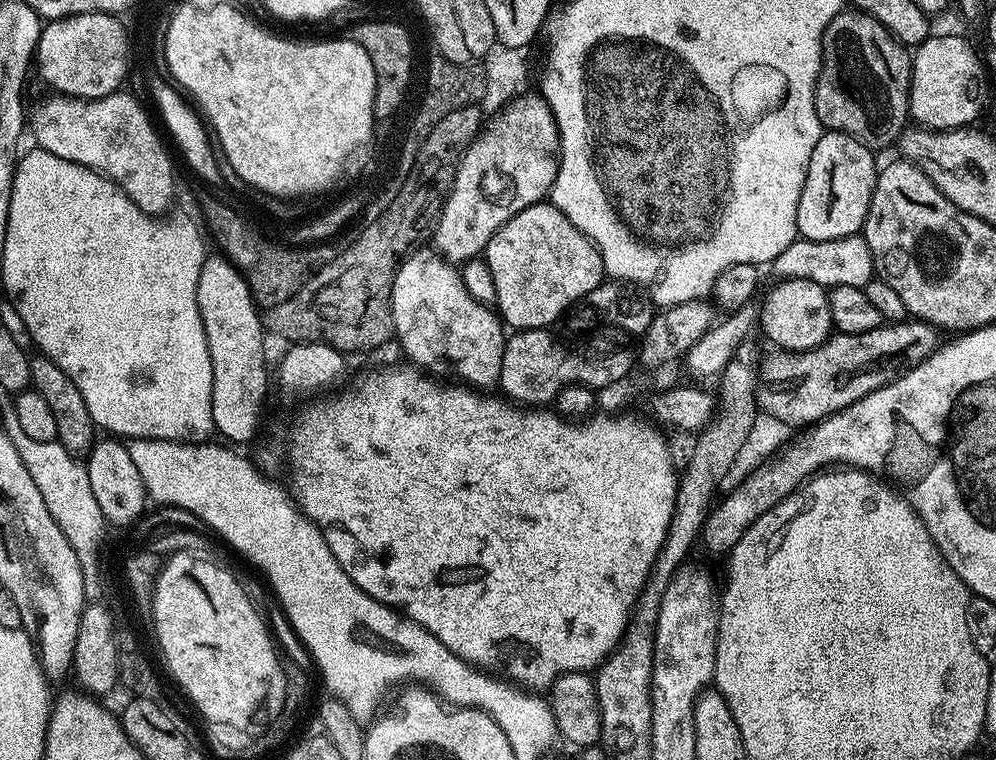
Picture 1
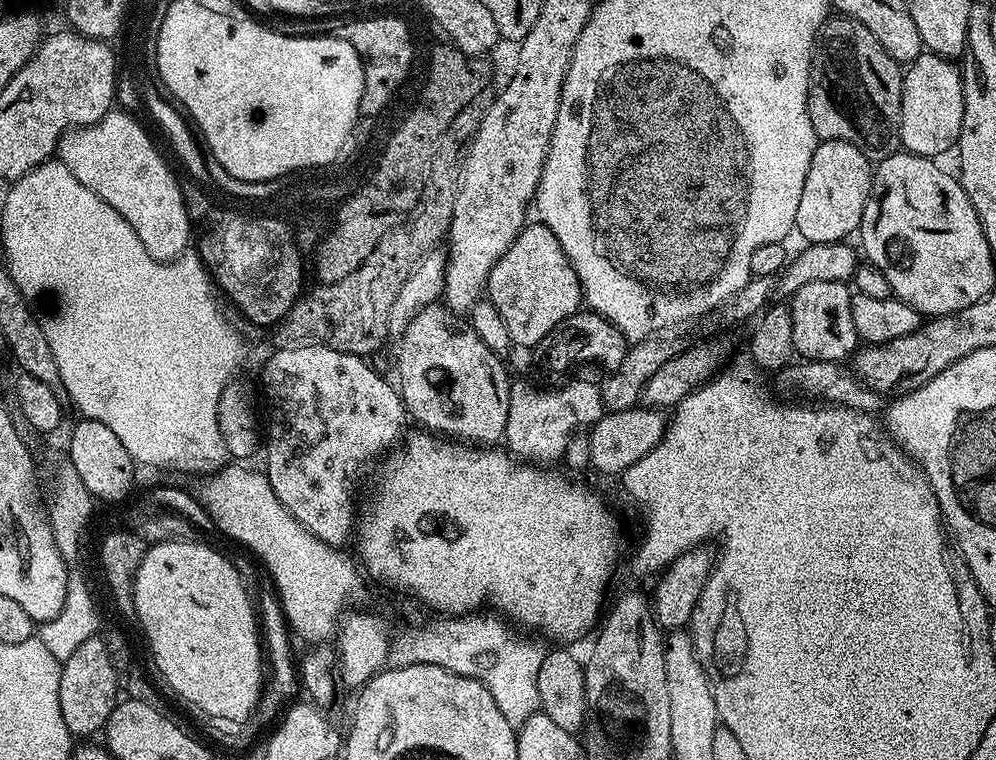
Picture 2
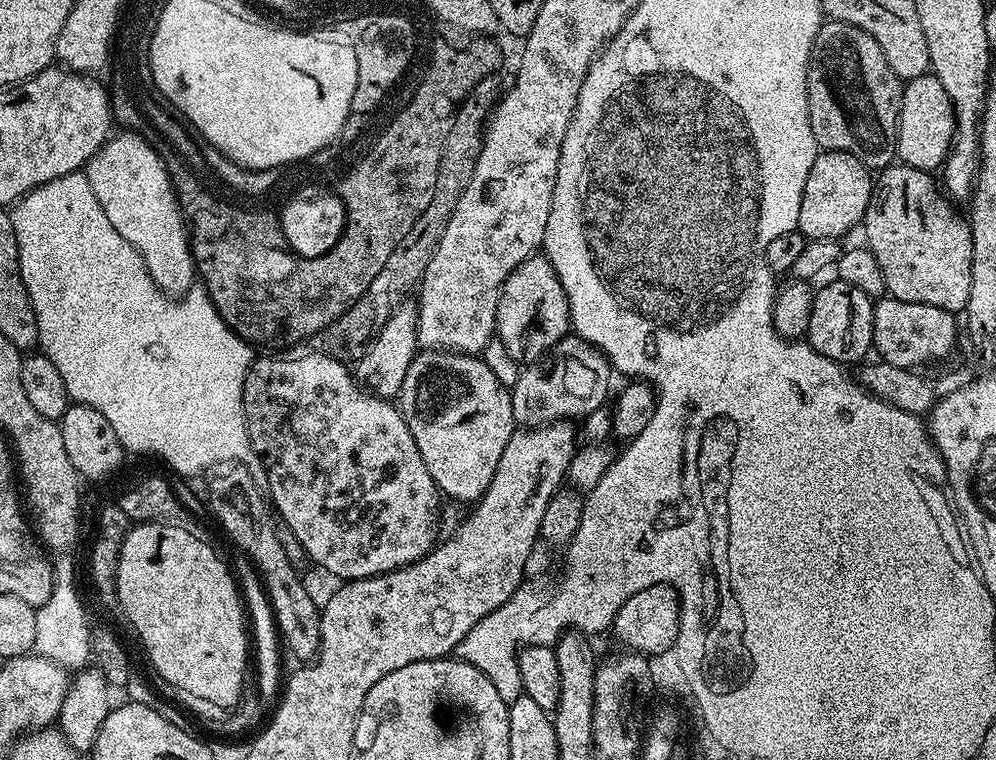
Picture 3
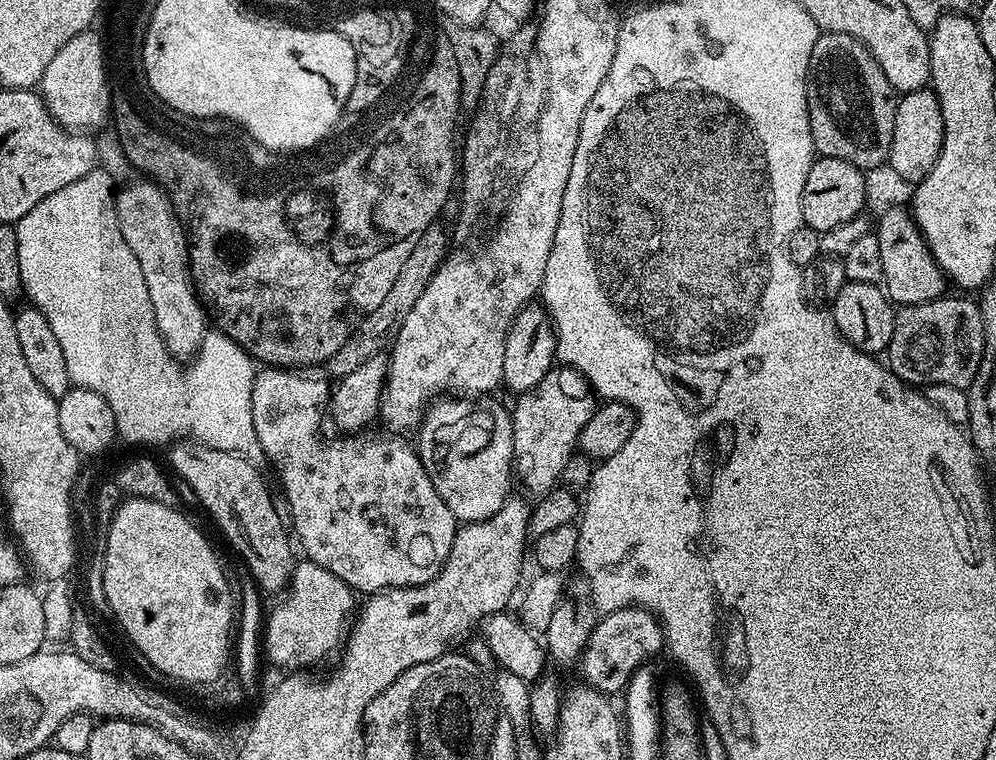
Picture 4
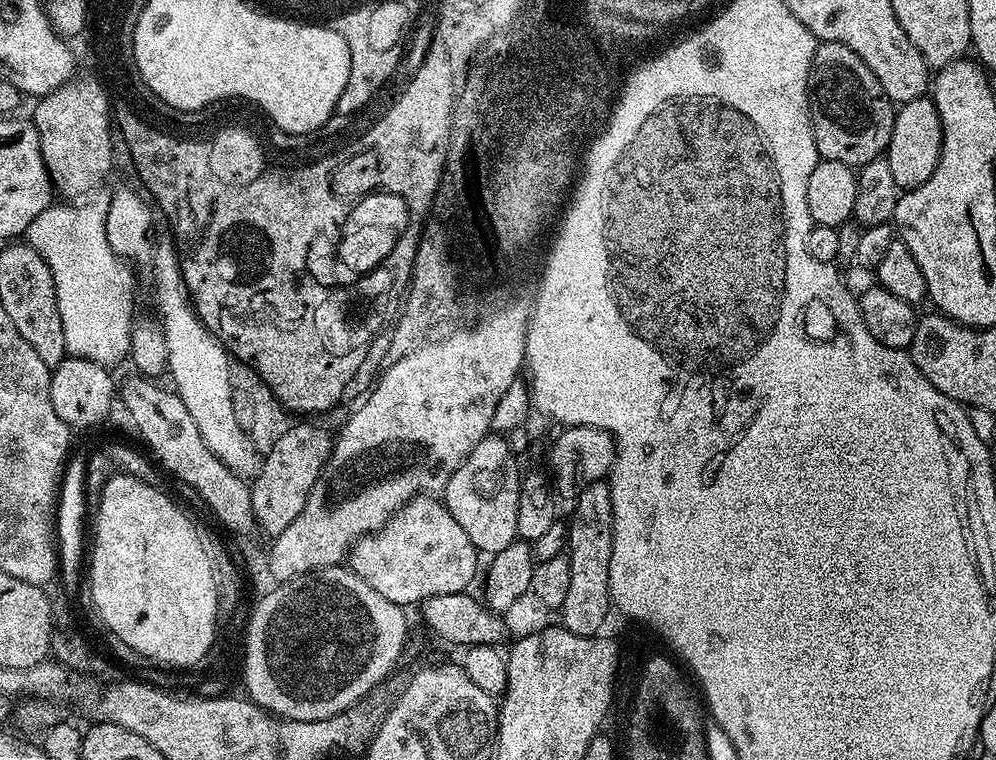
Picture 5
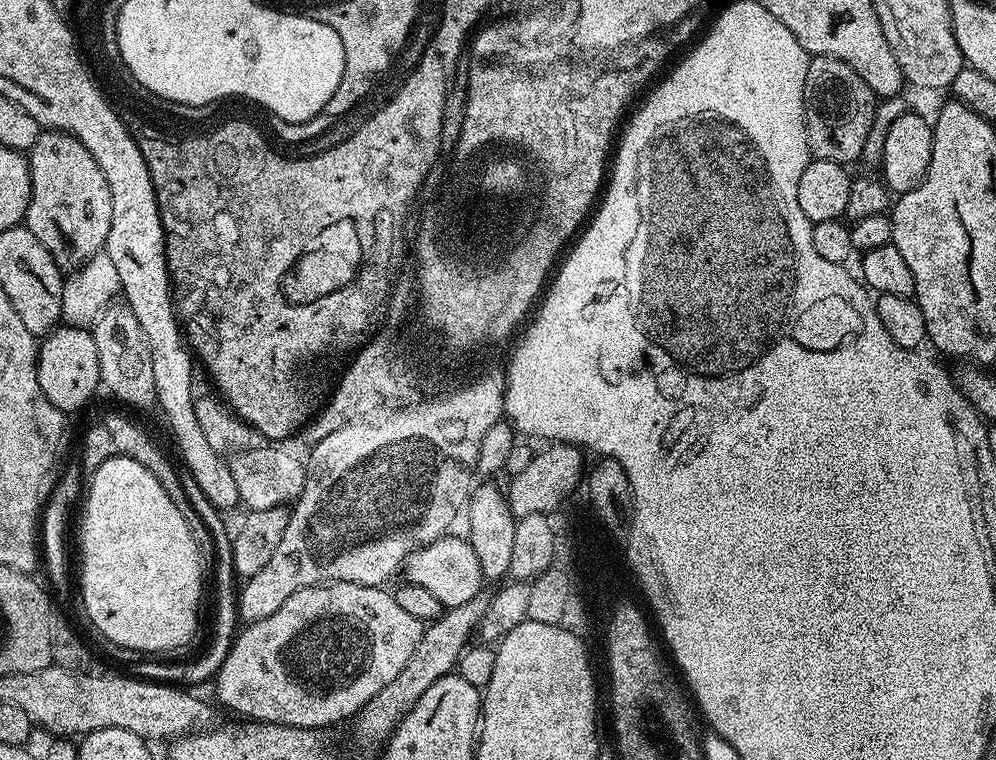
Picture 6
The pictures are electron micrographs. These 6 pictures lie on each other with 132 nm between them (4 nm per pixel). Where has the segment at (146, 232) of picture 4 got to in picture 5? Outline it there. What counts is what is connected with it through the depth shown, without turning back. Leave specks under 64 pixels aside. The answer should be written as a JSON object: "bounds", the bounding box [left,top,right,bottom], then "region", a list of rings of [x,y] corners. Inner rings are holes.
{"bounds":[150,239,262,478],"region":[[[157,239],[150,261],[156,267],[156,308],[160,311],[158,323],[164,330],[166,354],[168,355],[167,375],[172,375],[171,387],[182,398],[182,406],[190,410],[190,418],[198,425],[202,442],[230,470],[245,478],[255,477],[260,470],[262,453],[252,438],[239,426],[235,417],[234,402],[231,400],[233,361],[221,344],[220,339],[196,317],[196,310],[188,294],[188,287],[180,273],[180,258],[171,239]]]}

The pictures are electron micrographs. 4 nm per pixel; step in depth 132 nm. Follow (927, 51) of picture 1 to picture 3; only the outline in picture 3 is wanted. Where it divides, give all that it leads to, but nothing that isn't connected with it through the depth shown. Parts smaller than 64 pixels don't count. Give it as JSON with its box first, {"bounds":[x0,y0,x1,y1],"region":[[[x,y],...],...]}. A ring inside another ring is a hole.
{"bounds":[896,75,956,172],"region":[[[934,75],[919,76],[904,84],[904,93],[900,103],[900,130],[896,137],[896,154],[901,164],[909,164],[923,172],[939,169],[948,159],[952,151],[952,141],[956,139],[956,114],[950,102],[950,94],[946,94],[946,86],[938,82]]]}

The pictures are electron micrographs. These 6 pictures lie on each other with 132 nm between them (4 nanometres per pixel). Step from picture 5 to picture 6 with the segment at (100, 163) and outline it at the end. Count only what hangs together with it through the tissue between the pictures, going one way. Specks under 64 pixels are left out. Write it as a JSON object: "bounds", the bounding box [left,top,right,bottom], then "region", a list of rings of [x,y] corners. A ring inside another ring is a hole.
{"bounds":[23,130,110,274],"region":[[[55,130],[41,131],[40,137],[34,142],[26,156],[30,170],[30,196],[28,209],[24,214],[23,223],[50,250],[57,267],[71,274],[81,268],[92,256],[101,251],[108,243],[110,234],[110,186],[106,186],[106,178],[94,162],[94,156],[78,142],[69,132]]]}

